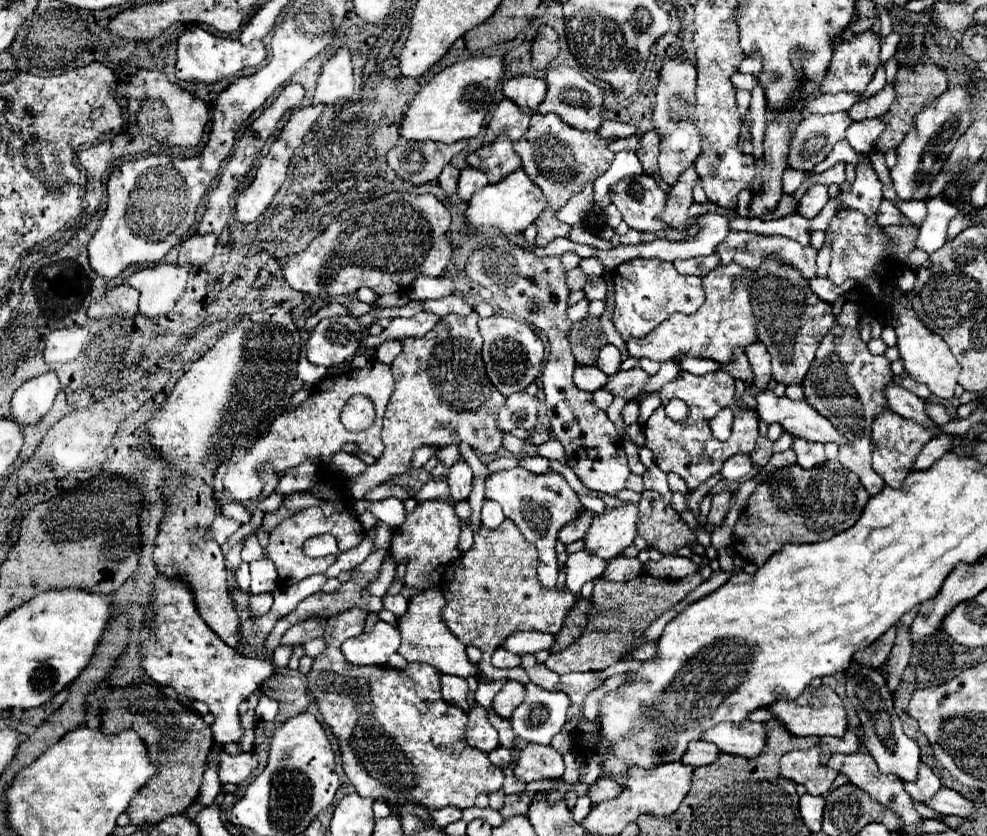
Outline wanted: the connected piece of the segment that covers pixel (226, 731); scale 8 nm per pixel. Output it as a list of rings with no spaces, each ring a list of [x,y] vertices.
[[[157,574],[155,578],[153,602],[147,610],[145,630],[141,634],[141,652],[145,656],[143,668],[157,684],[171,686],[177,694],[203,700],[209,706],[215,716],[211,726],[213,738],[219,744],[241,742],[245,730],[241,726],[239,704],[275,672],[271,662],[241,656],[237,650],[227,646],[199,616],[189,588],[163,574]]]

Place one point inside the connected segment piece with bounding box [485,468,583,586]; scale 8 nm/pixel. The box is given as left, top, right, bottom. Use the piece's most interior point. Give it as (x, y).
(540, 504)

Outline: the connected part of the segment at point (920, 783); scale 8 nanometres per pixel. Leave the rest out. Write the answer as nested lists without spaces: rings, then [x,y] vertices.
[[[923,762],[919,766],[917,780],[915,782],[903,782],[903,784],[905,784],[907,792],[911,794],[911,798],[917,800],[917,802],[921,802],[921,804],[925,804],[927,800],[931,800],[941,790],[939,776],[935,776],[935,772],[929,766],[925,766]]]

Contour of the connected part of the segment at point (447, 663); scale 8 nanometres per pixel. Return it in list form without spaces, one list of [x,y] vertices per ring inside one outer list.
[[[431,590],[431,592],[421,592],[415,598],[409,600],[409,610],[407,616],[399,618],[399,632],[403,636],[401,646],[399,646],[399,654],[405,656],[409,662],[423,662],[429,664],[433,668],[437,668],[441,674],[455,674],[461,678],[469,678],[475,676],[479,682],[489,682],[485,678],[485,674],[481,672],[479,664],[473,664],[467,656],[467,646],[457,640],[457,636],[447,628],[447,624],[443,622],[441,614],[445,608],[445,596],[439,590]]]

